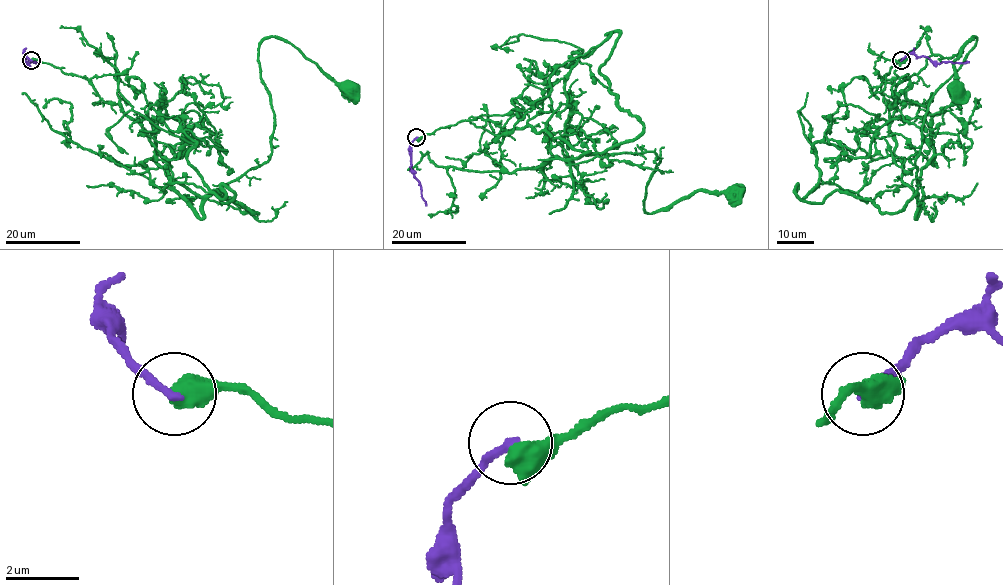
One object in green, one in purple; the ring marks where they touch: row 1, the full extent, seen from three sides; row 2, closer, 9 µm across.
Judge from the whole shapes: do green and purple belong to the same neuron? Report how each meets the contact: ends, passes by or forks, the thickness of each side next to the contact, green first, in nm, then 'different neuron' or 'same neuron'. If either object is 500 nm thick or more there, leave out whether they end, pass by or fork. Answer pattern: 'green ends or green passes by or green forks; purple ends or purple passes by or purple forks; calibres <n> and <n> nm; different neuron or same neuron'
calibres 650 and 220 nm; different neuron

